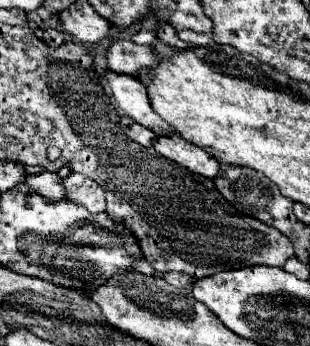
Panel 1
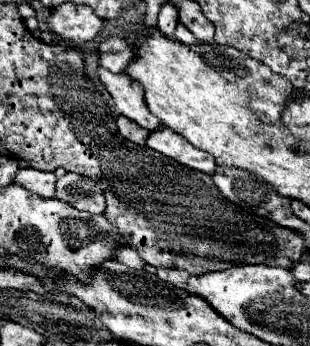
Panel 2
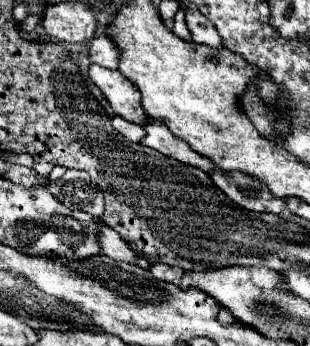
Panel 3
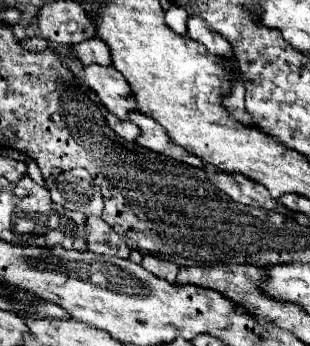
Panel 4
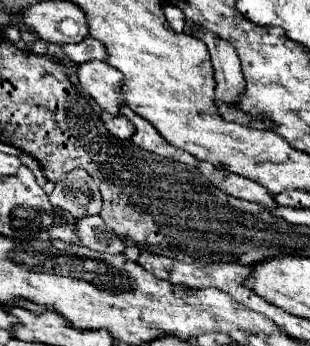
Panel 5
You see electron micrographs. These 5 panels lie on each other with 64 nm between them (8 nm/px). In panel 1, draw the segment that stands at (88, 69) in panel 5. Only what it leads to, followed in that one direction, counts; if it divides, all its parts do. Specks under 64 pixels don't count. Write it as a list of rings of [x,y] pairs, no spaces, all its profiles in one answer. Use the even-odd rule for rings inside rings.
[[[110,70],[104,73],[108,86],[112,88],[112,94],[118,102],[118,106],[134,118],[144,128],[150,128],[158,136],[170,136],[174,130],[150,108],[148,94],[144,84],[136,76],[118,74]]]

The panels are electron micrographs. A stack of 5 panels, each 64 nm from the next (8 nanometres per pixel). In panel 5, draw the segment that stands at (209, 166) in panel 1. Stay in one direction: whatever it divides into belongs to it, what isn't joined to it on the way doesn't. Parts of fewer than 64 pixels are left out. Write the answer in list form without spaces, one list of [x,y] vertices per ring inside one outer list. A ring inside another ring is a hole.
[[[124,108],[124,116],[134,124],[134,128],[136,128],[136,132],[132,134],[132,142],[138,146],[138,148],[142,148],[142,150],[146,150],[146,152],[152,152],[152,154],[158,154],[158,156],[164,156],[164,158],[170,158],[170,160],[176,160],[176,162],[184,162],[184,164],[196,164],[196,158],[192,156],[192,154],[188,154],[188,152],[184,152],[184,150],[178,150],[178,148],[174,148],[172,144],[168,144],[158,132],[156,132],[156,128],[148,122],[148,120],[144,120],[144,118],[140,118],[138,114],[134,114],[132,110],[128,110],[128,108]]]

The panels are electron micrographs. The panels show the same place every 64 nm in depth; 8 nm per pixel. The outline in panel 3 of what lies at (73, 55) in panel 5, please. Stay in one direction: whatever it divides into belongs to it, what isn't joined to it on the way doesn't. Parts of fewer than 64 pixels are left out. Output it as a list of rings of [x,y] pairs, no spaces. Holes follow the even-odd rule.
[[[106,36],[92,38],[86,46],[88,46],[88,60],[90,62],[100,64],[104,68],[116,70],[116,66],[118,66],[118,52],[114,50],[114,44],[110,42],[110,38],[106,38]]]

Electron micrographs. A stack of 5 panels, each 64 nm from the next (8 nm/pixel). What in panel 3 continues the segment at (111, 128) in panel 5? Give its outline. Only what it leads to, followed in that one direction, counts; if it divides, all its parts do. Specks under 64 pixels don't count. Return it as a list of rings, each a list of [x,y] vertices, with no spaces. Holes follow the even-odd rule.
[[[114,116],[112,118],[112,126],[118,134],[122,134],[126,140],[130,142],[140,142],[144,138],[144,128],[140,124],[132,124],[132,122],[126,122],[124,118],[120,116]]]

